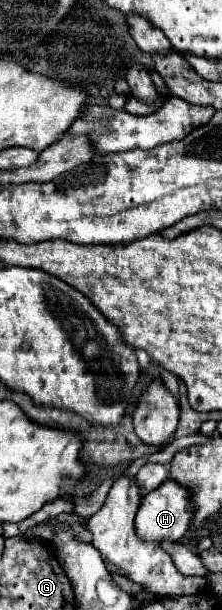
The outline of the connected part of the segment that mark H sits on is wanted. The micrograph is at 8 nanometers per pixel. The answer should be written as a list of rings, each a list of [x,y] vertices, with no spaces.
[[[164,481],[158,489],[148,493],[142,499],[142,505],[136,513],[136,535],[146,543],[162,545],[166,541],[180,541],[188,531],[188,523],[192,519],[192,503],[188,503],[188,493],[172,481]]]

